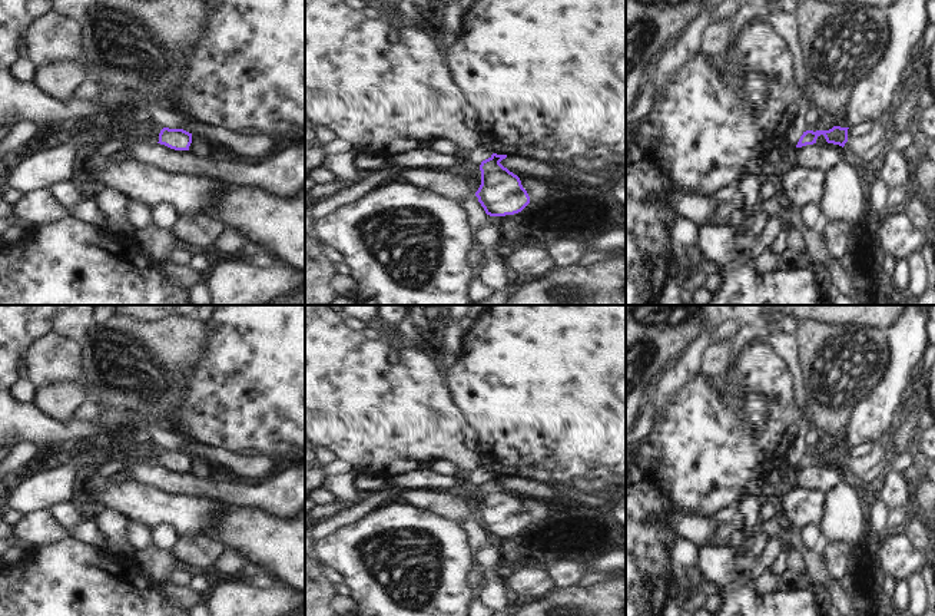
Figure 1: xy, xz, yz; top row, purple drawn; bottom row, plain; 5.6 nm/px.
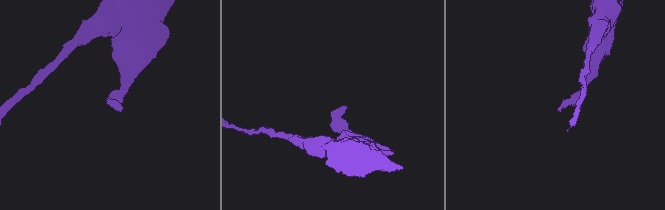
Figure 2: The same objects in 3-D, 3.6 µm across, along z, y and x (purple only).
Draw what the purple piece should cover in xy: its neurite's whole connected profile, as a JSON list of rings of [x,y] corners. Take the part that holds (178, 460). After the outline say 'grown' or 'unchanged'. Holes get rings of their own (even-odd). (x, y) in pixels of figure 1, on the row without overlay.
[[[163,448],[159,454],[159,463],[175,471],[189,471],[192,464],[192,454],[183,450],[169,450]]]; unchanged

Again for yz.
[[[833,447],[829,451],[806,451],[803,453],[803,456],[800,457],[796,468],[802,468],[806,466],[813,466],[816,464],[816,460],[823,456],[828,464],[833,464],[833,466],[839,466],[839,467],[845,467],[845,464],[848,463],[848,450],[849,448],[840,448],[840,447]]]; unchanged

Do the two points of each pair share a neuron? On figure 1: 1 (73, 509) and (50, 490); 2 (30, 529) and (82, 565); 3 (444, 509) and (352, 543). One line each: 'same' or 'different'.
1: different
2: different
3: different

